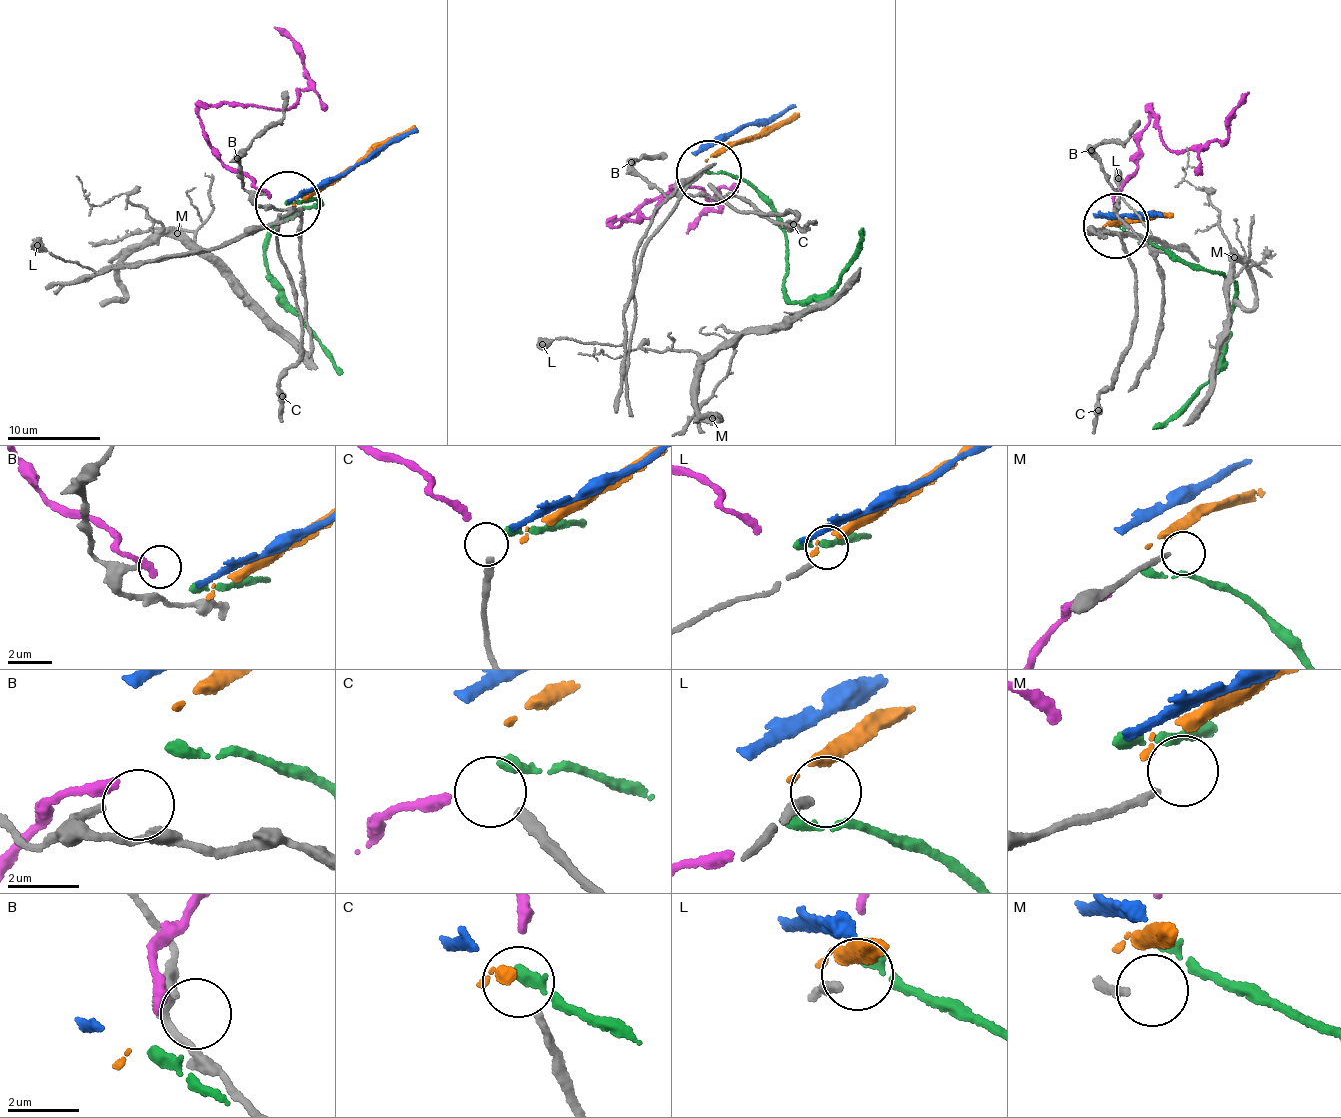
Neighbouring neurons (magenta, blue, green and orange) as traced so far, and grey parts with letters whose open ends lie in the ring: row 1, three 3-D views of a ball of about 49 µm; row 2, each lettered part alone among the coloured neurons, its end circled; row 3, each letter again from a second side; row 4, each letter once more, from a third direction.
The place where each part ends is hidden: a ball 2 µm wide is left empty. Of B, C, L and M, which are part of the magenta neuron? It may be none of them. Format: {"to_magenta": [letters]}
{"to_magenta": []}

